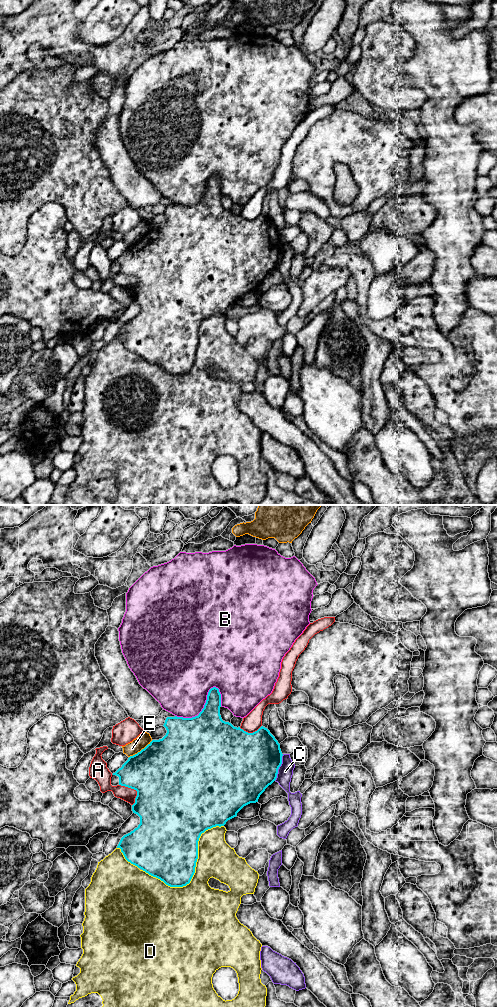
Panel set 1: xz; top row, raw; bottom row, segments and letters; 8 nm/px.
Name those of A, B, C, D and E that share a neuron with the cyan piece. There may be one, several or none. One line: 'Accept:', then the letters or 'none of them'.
Accept: none of them

